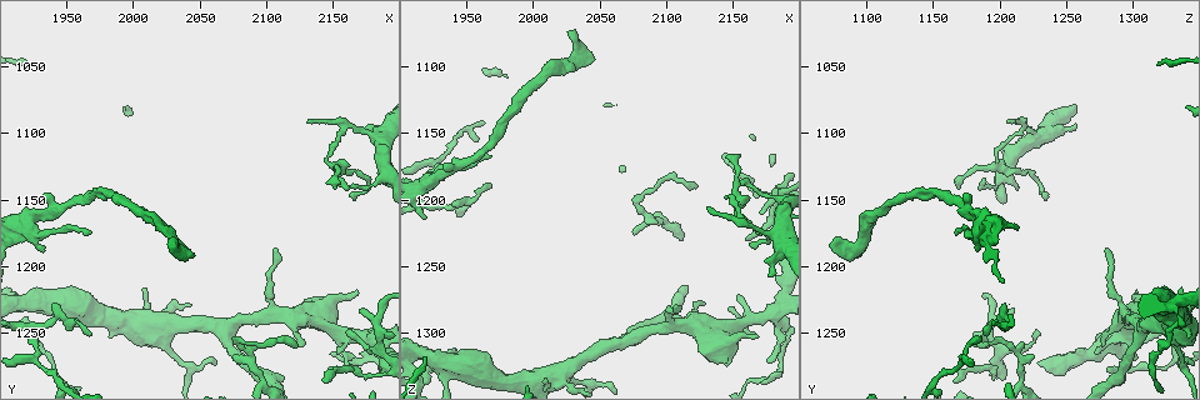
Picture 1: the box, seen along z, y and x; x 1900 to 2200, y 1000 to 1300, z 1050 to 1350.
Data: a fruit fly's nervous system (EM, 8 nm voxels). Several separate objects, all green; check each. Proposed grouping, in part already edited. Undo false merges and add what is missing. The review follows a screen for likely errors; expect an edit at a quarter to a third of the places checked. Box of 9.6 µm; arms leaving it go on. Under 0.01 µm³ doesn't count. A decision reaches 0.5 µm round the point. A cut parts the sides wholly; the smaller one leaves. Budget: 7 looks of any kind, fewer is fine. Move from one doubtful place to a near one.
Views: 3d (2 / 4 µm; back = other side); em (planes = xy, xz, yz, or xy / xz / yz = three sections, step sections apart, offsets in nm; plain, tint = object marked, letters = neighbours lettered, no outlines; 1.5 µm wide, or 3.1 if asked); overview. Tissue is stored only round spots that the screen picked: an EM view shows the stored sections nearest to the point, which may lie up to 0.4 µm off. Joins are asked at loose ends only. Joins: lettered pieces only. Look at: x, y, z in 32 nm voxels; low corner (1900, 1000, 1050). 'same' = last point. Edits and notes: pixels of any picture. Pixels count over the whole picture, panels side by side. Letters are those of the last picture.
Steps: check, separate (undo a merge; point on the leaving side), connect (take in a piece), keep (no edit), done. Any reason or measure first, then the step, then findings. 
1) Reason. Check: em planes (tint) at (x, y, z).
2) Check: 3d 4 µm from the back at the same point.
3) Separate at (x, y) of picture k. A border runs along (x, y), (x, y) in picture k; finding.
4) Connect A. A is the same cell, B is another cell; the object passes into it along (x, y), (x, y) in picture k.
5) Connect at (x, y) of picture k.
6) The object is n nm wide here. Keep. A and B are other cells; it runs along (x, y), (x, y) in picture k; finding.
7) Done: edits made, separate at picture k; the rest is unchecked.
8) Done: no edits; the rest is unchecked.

Abrupt turn. Check: em planes (letters) at (2162, 1096, 1216).

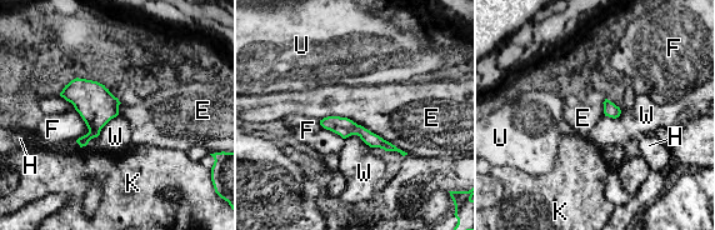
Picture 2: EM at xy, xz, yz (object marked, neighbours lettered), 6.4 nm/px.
The longest contact is with E, 600 nm. Keep. E, F, H, K, U and W are other cells; all the same neuron.

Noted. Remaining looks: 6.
Tapers out. Check: em planes (letters) at (2170, 1234, 1212).

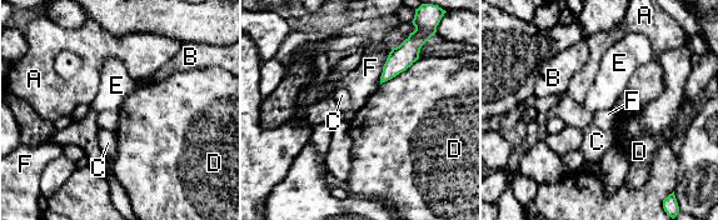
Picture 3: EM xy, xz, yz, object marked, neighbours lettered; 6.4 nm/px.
Keep. A, B, C, D, E and F are other cells; a border runs along (419, 58), (404, 70), (380, 84) in picture 3; no lettered piece goes on from it.

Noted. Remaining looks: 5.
Branch stops here. Check: em planes (letters) at (2044, 1192, 1092).

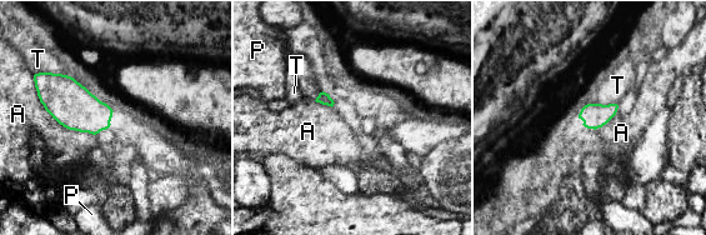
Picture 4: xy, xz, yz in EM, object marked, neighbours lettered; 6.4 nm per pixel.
The longest contact is with A, 500 nm. Keep. A, P and T are other cells; none of them fits.

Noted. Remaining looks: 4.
Done: no edits; the rest is unchecked.

